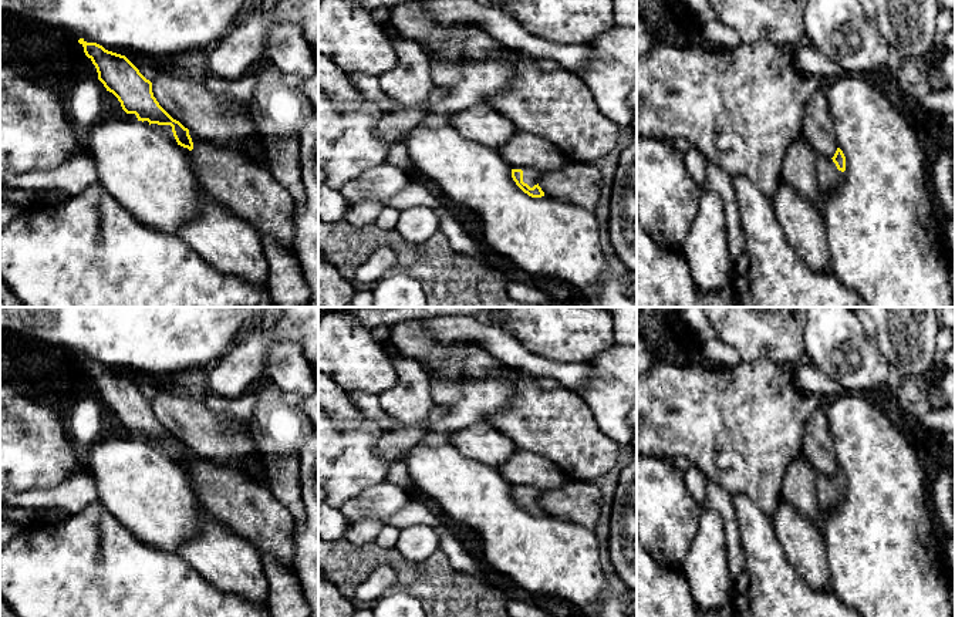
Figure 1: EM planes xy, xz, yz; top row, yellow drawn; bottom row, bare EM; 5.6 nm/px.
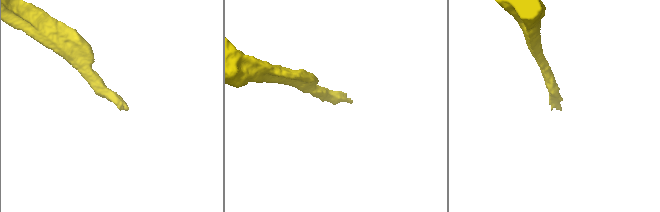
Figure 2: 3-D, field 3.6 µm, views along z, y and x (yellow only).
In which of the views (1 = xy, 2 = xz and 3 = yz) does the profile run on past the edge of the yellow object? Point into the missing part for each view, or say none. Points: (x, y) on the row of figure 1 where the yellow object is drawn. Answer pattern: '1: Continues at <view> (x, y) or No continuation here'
1: No continuation here
2: Continues at xz (530, 175)
3: Continues at yz (829, 176)

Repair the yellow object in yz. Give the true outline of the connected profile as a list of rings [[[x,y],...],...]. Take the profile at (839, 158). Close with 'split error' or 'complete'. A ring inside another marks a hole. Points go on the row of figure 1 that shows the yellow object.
[[[837,148],[833,158],[817,155],[817,182],[820,193],[827,193],[836,189],[843,182],[846,171],[846,156]]]; split error

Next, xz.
[[[513,166],[512,178],[516,185],[532,198],[541,198],[544,192],[539,186],[541,172],[529,166]]]; split error

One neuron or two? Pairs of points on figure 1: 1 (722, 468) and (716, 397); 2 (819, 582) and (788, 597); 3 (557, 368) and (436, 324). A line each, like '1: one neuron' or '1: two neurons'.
1: one neuron
2: two neurons
3: one neuron

